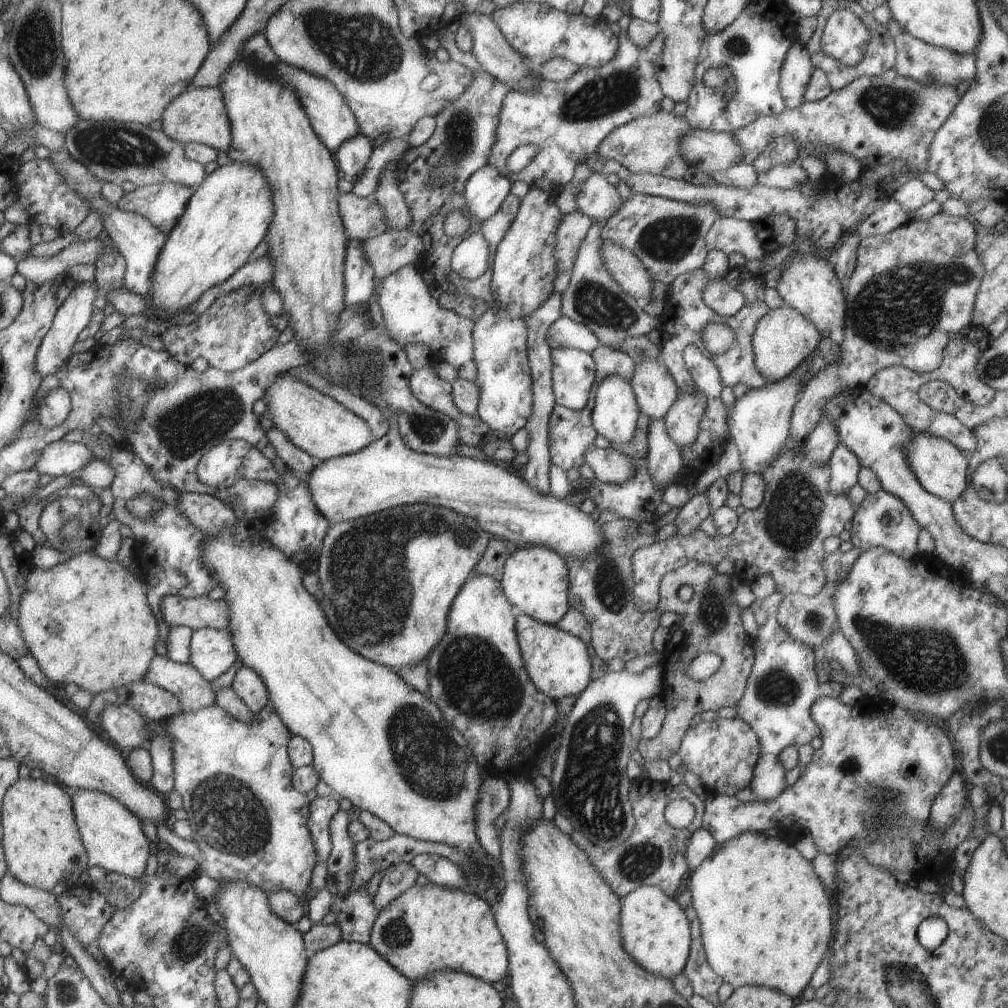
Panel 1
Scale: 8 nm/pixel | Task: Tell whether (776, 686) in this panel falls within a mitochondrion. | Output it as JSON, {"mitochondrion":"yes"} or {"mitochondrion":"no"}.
{"mitochondrion":"yes"}

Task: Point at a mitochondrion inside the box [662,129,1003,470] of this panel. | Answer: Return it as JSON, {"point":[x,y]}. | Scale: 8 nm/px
{"point":[895,310]}

